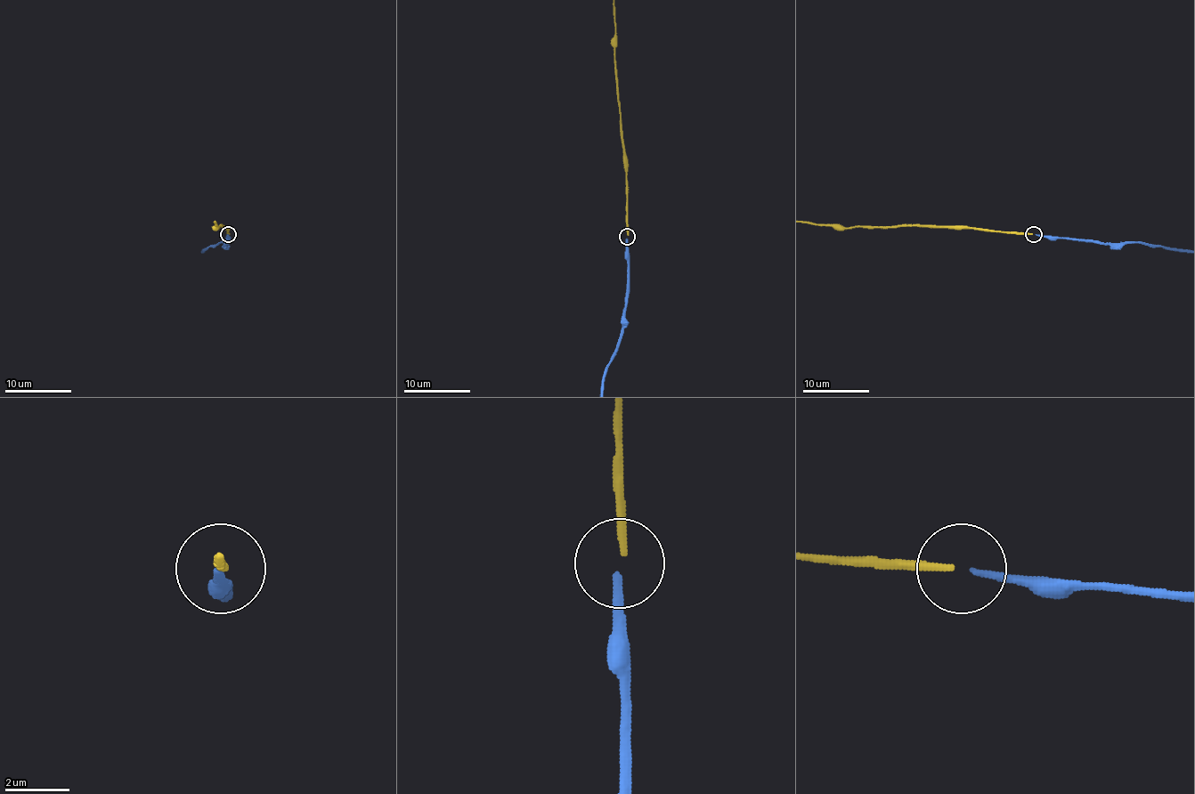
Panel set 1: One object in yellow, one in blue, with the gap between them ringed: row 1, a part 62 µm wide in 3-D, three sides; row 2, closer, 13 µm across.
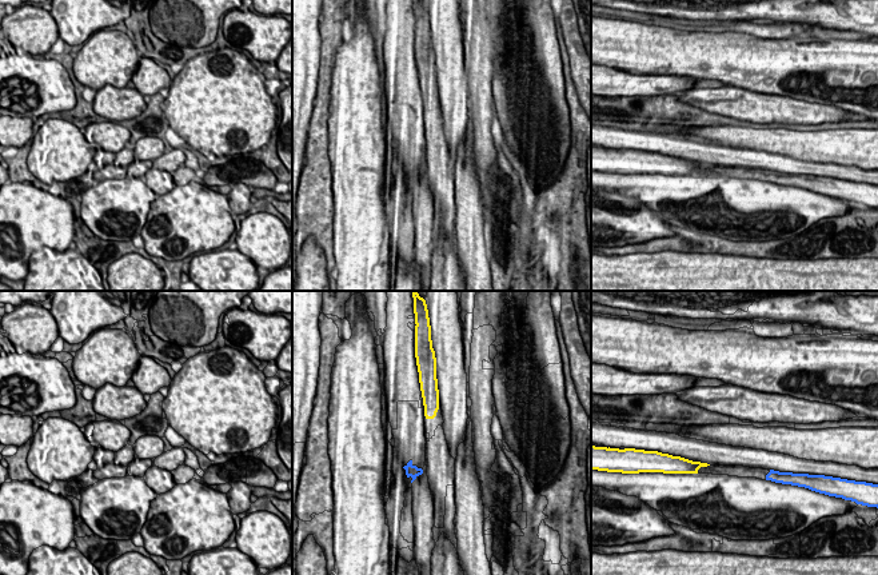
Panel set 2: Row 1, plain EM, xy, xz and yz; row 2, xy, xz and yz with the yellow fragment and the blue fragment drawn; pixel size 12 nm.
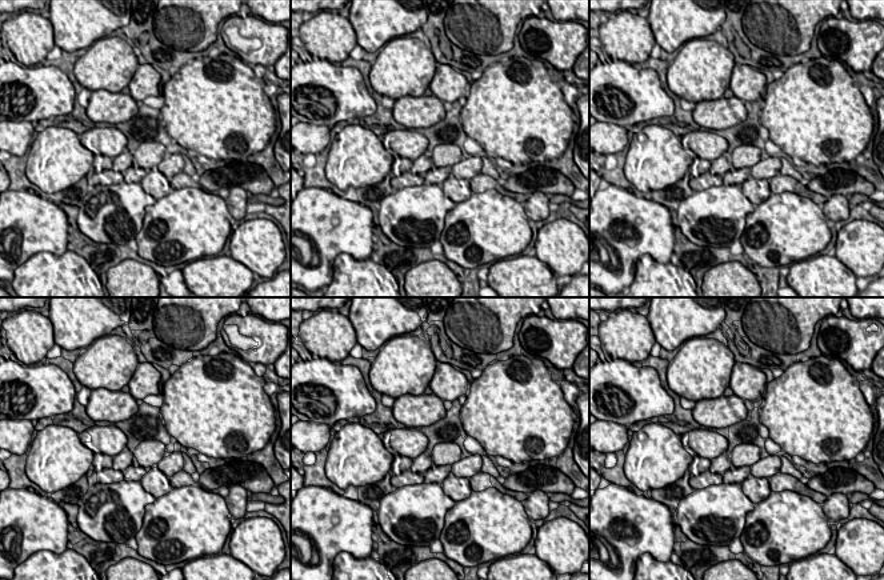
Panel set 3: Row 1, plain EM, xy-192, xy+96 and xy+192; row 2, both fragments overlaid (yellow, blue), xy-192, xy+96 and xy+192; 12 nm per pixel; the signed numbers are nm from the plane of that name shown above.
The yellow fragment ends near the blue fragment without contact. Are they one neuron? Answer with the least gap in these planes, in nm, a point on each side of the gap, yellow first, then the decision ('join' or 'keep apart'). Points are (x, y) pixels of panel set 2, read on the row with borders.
550 nm apart; from yellow across xz (426, 418), (411, 460); keep apart

